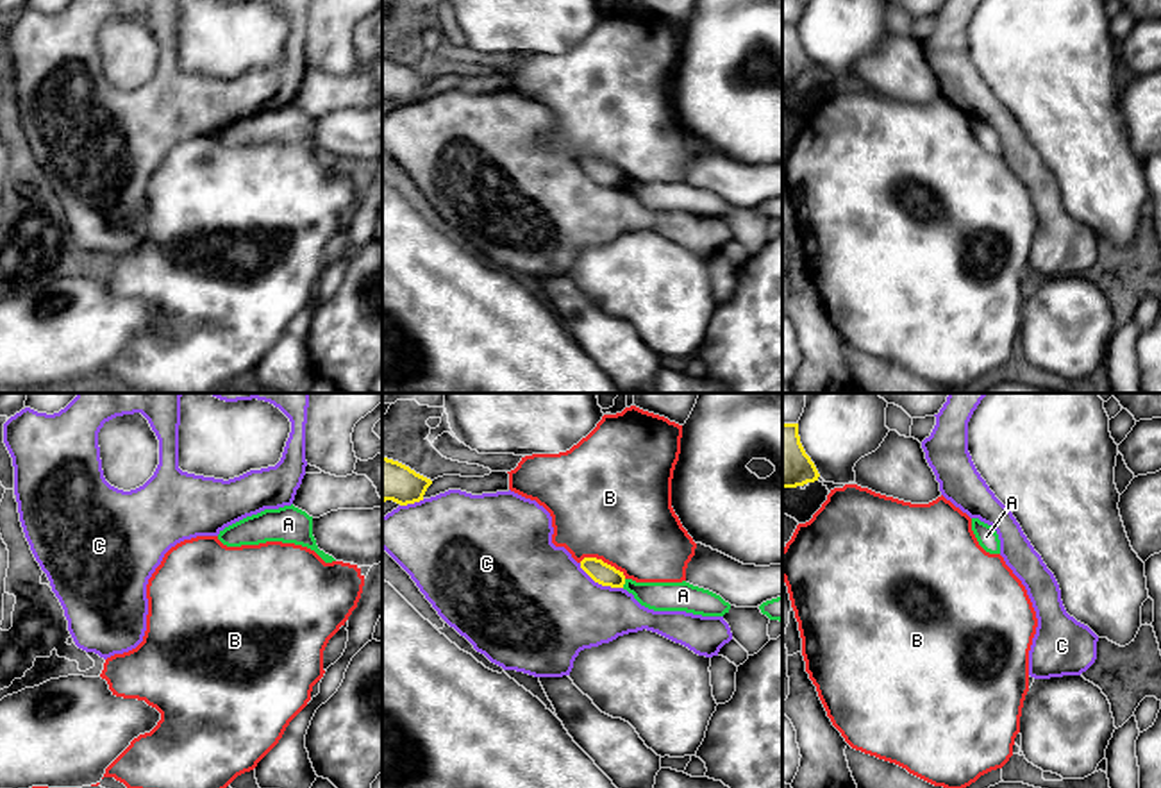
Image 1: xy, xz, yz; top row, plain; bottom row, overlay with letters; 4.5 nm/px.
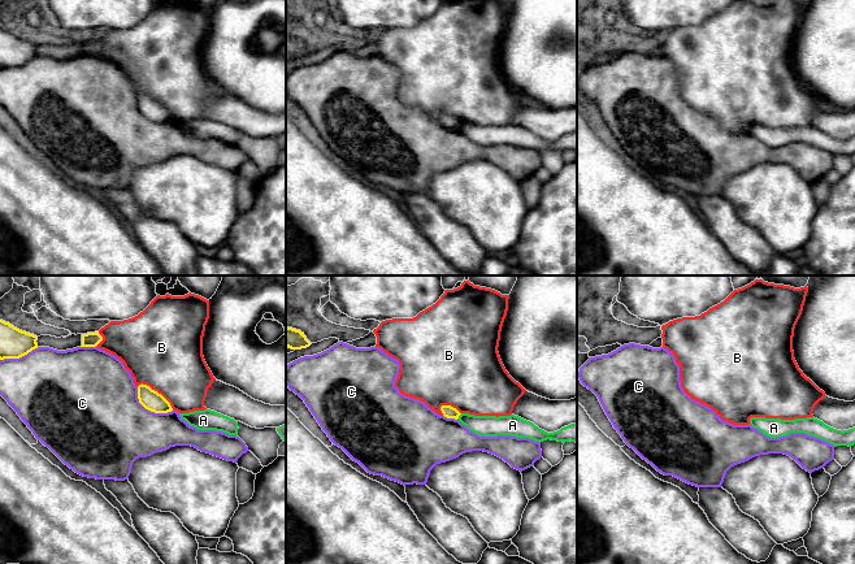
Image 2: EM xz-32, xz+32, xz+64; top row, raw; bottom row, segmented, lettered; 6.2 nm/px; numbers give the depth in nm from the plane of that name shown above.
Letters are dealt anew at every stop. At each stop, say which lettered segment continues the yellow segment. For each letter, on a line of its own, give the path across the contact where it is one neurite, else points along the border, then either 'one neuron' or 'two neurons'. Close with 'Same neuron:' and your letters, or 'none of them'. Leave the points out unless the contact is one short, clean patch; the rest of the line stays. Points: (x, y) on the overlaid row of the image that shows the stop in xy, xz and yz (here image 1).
A: along xz (626, 579), (622, 586) | two neurons
B: two neurons
C: two neurons
Same neuron: none of them

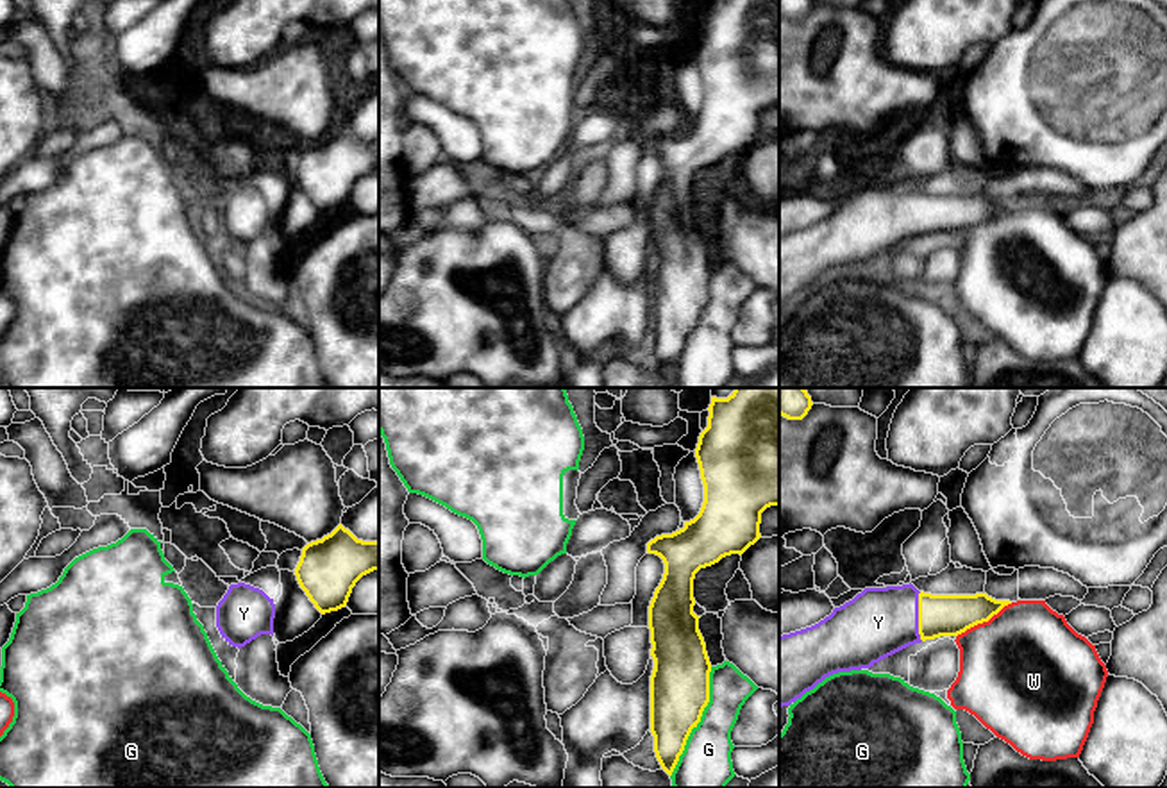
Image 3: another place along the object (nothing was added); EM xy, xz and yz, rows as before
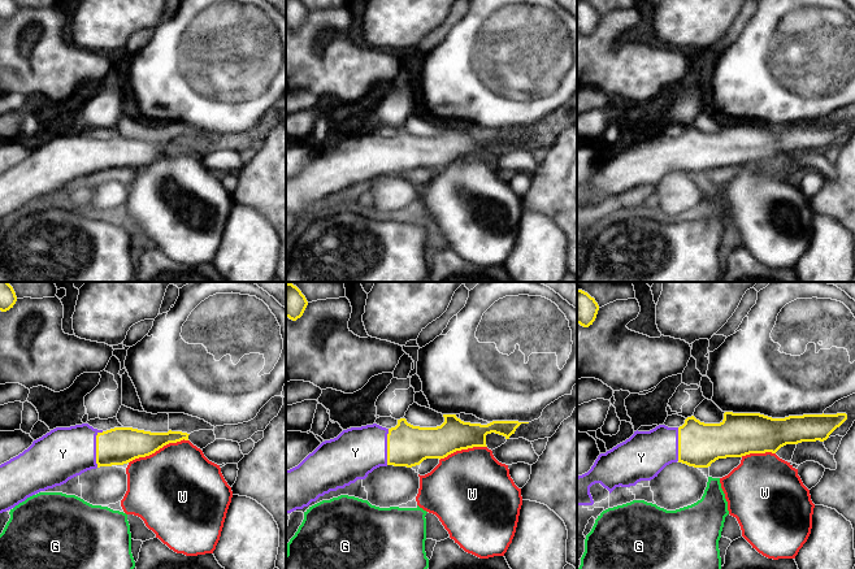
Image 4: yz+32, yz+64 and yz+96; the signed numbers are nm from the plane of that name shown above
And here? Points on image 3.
G: two neurons
W: along yz (1012, 603), (957, 637) | two neurons
Y: one neuron
Same neuron: Y

